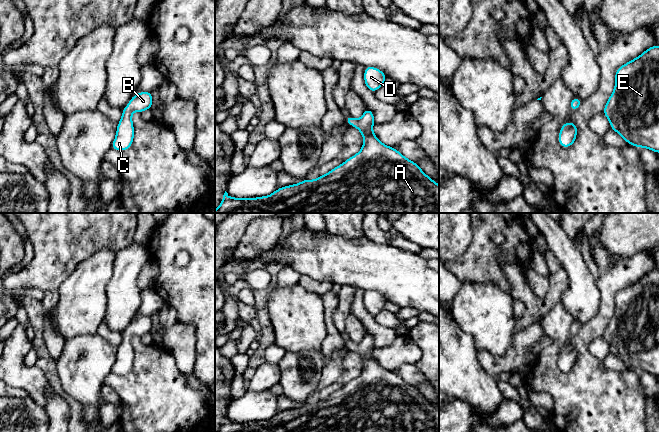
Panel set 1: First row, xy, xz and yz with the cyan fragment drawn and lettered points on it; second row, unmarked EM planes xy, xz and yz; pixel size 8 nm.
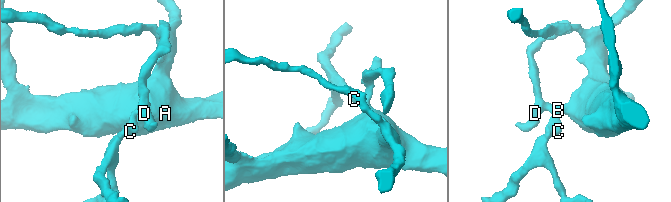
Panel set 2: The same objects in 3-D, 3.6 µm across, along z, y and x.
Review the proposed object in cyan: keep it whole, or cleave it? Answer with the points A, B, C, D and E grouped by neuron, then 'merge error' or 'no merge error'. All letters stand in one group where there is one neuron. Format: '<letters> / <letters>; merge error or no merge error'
A B C D E; no merge error

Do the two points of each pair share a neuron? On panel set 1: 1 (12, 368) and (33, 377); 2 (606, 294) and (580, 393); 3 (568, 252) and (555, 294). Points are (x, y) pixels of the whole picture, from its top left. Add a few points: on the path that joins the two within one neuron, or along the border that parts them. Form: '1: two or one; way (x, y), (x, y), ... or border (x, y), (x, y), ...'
1: one; way (17, 373), (20, 376), (28, 377)
2: one; way (601, 319), (583, 338), (583, 368)
3: two; border (561, 267), (568, 280), (568, 287), (563, 293)

